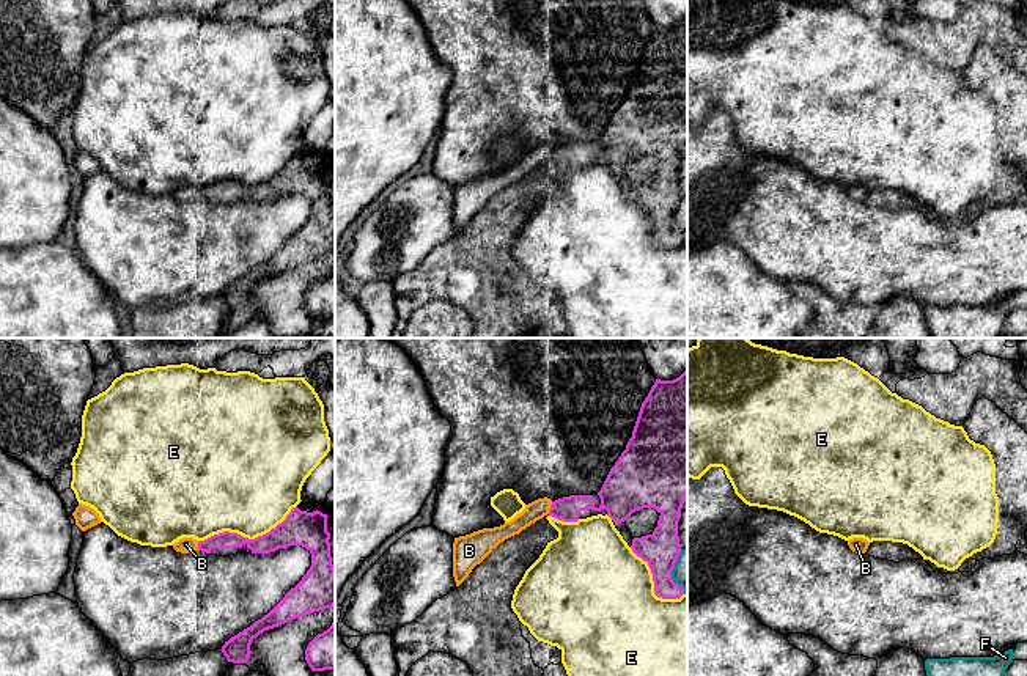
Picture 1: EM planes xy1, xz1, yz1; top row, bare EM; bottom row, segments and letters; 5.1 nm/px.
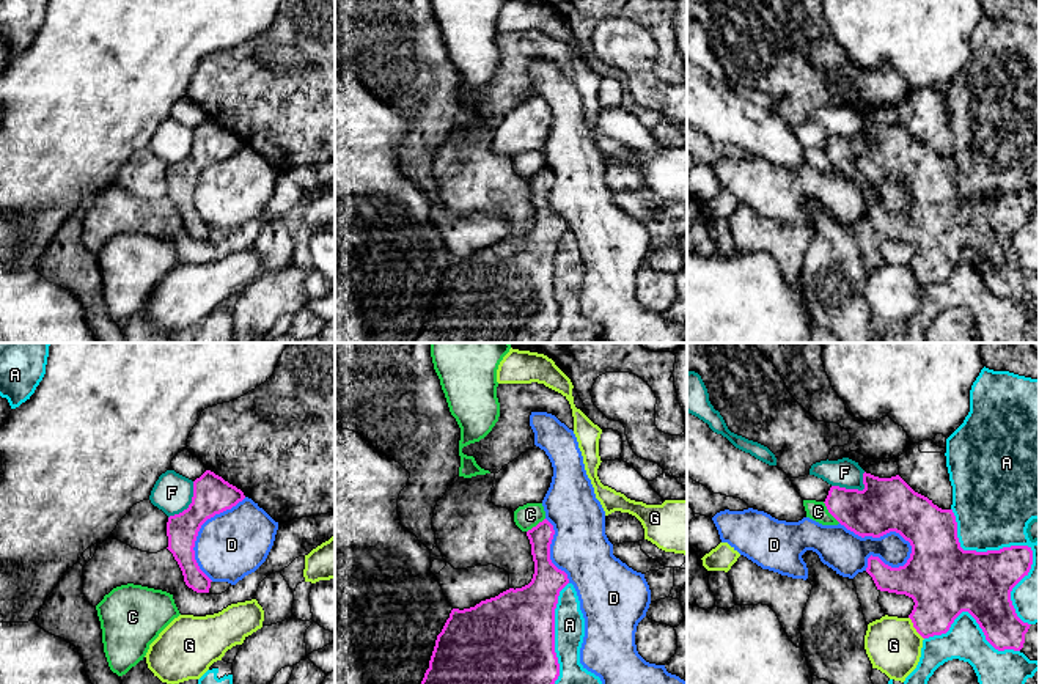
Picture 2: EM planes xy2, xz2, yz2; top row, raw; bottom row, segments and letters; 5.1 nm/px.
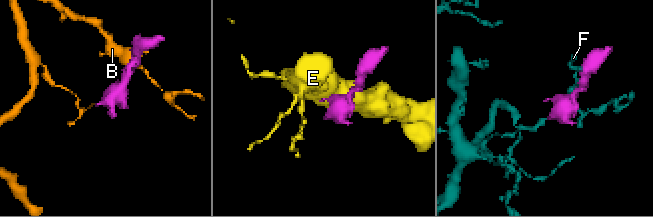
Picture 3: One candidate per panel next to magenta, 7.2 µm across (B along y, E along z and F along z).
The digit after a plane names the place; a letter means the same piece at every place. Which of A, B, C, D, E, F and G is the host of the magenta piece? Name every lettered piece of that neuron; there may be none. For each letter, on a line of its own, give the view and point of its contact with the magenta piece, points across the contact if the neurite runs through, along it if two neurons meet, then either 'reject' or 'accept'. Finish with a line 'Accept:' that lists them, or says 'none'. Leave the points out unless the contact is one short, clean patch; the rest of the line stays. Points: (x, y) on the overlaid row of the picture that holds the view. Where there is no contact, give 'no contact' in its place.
A: contact yz2 (1016, 546); reject
B: contact xz1 (551, 508); accept
C: contact yz2 (830, 513); reject
D: contact yz2 (882, 535); reject
E: contact xy1 (247, 538); reject
F: contact yz2 (855, 489); reject
G: contact yz2 (914, 626); reject
Accept: B

